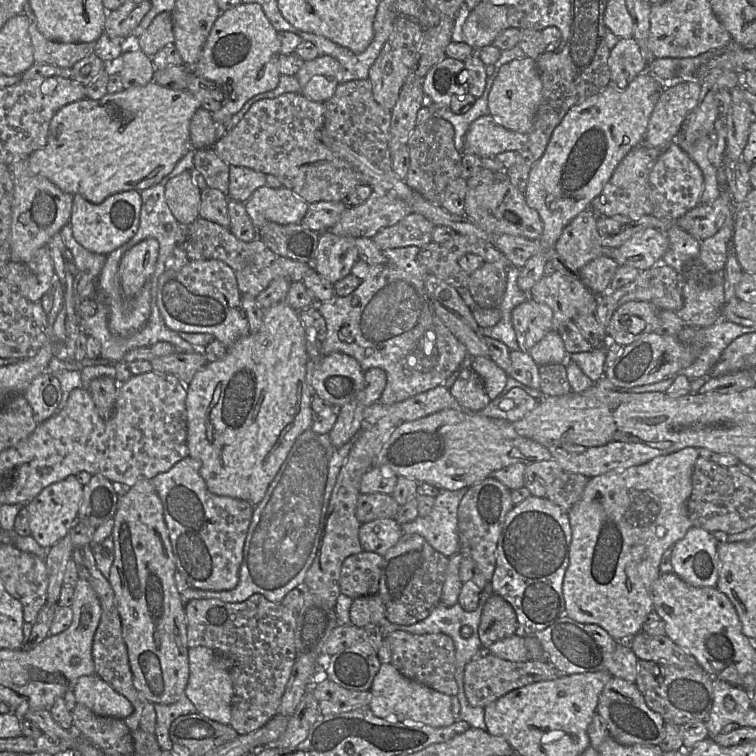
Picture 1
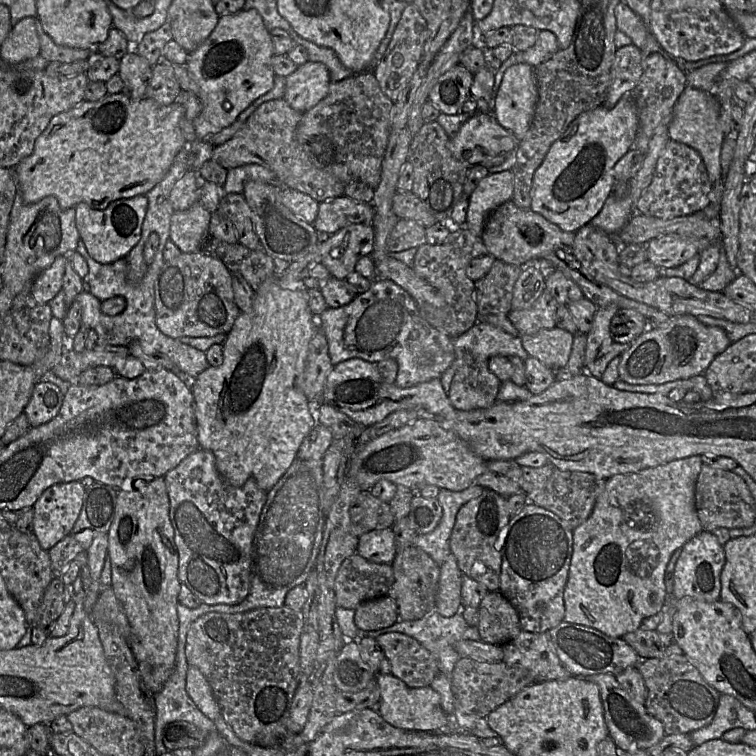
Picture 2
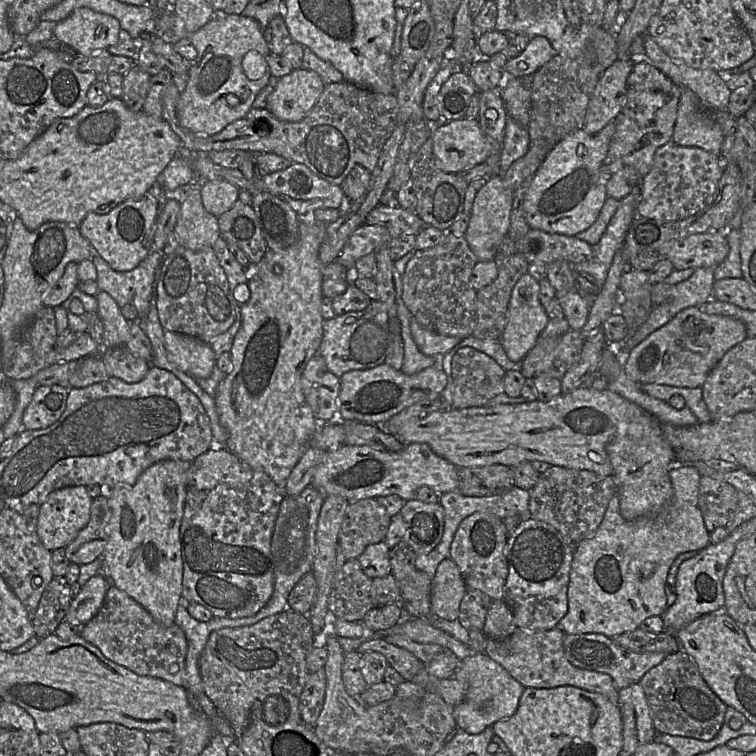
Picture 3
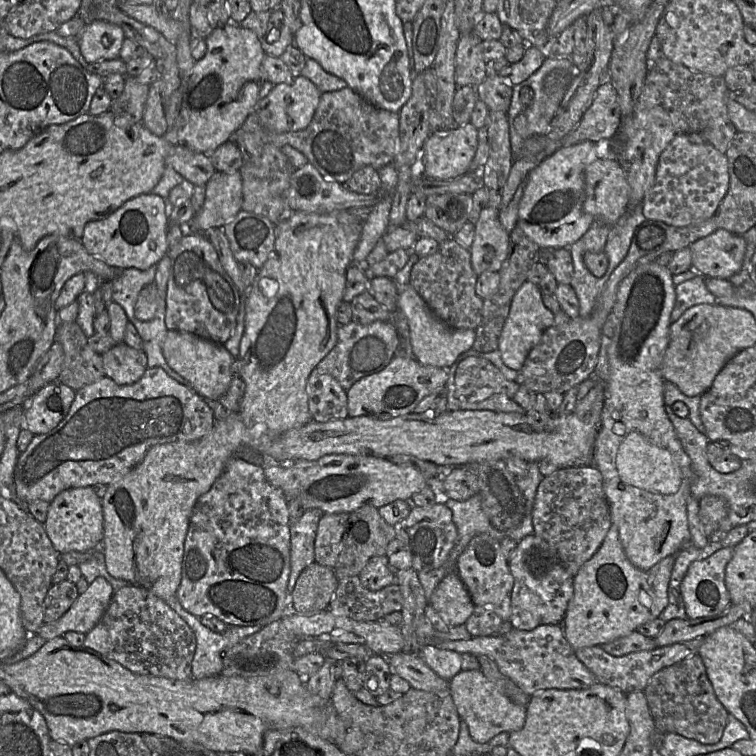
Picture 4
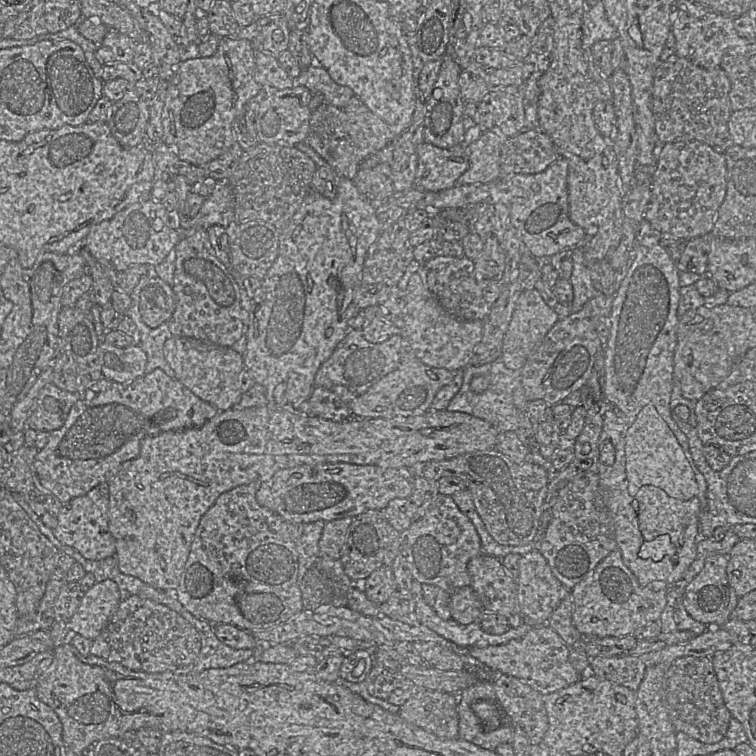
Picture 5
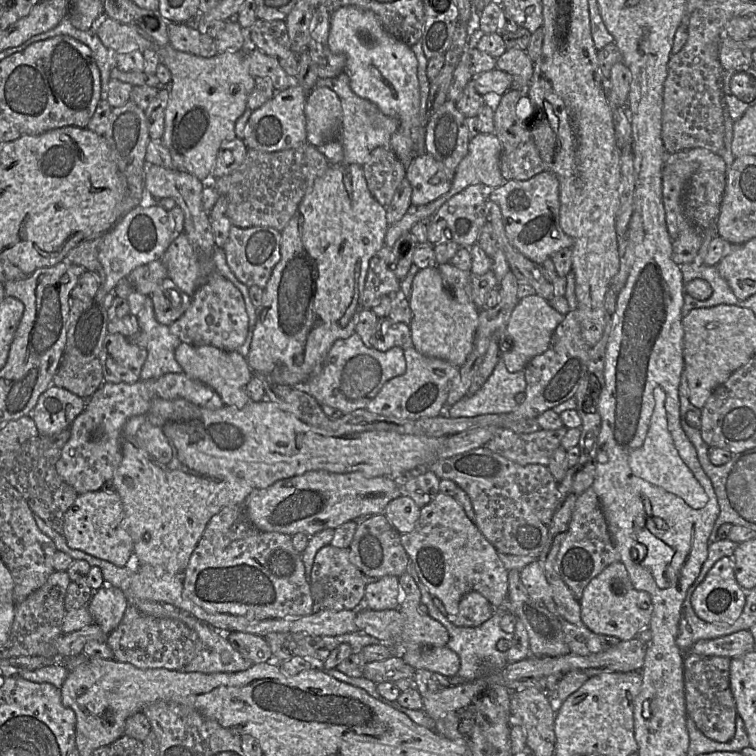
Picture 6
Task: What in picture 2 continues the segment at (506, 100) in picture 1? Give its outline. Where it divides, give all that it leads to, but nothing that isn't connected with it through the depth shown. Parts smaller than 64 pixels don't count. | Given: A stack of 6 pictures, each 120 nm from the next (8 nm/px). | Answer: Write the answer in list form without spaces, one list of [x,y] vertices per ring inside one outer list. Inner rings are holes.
[[[526,63],[514,64],[504,73],[492,114],[502,127],[521,140],[530,129],[537,98],[535,68]]]

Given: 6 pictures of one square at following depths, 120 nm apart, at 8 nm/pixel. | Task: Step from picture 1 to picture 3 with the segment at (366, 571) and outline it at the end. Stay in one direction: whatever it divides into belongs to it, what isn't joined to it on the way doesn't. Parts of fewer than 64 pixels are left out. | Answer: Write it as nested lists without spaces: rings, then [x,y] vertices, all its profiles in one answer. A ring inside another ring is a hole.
[[[358,559],[346,560],[336,571],[328,601],[330,614],[350,622],[362,622],[371,609],[392,603],[401,604],[401,591],[392,573],[370,578],[363,572]]]

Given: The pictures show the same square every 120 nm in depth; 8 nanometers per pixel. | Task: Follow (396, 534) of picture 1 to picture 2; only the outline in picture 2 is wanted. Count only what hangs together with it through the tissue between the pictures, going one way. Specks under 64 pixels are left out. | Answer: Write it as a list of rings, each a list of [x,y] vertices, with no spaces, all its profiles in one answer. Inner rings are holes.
[[[391,528],[372,530],[358,538],[356,553],[379,564],[392,564],[396,555],[394,533]]]

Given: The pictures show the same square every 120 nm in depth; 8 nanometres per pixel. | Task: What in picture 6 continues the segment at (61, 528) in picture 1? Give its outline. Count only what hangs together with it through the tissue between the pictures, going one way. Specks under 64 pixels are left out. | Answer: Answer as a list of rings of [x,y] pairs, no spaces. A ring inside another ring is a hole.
[[[93,491],[79,494],[64,515],[62,535],[67,545],[115,566],[126,566],[134,557],[133,541],[124,529],[124,511],[120,496],[115,492]]]

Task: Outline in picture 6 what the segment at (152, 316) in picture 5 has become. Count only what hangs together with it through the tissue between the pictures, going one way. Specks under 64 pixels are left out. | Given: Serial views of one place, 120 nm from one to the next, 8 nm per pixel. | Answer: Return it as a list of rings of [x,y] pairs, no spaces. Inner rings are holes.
[[[169,278],[161,281],[150,298],[153,302],[156,320],[167,326],[178,320],[191,303],[191,297],[181,291]]]

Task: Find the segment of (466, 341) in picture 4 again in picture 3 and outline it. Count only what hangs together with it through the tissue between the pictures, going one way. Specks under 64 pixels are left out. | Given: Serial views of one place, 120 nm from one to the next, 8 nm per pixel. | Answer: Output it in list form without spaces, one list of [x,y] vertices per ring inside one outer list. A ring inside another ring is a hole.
[[[415,318],[410,320],[411,334],[418,349],[426,356],[442,359],[462,339],[453,336],[439,335],[421,326]]]

